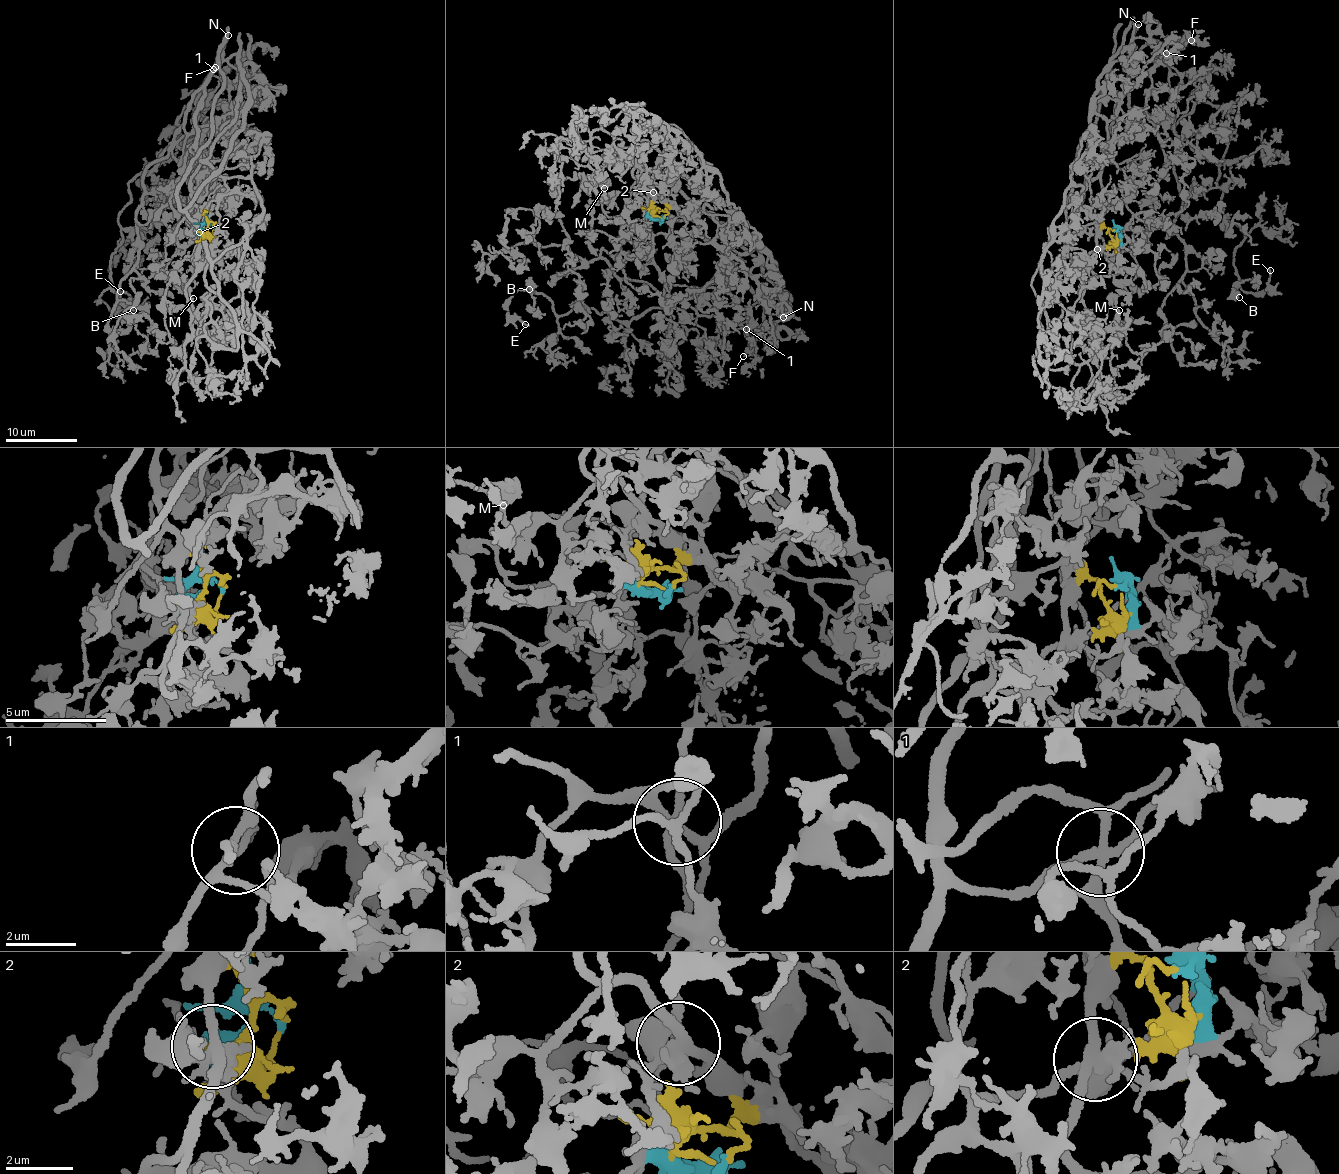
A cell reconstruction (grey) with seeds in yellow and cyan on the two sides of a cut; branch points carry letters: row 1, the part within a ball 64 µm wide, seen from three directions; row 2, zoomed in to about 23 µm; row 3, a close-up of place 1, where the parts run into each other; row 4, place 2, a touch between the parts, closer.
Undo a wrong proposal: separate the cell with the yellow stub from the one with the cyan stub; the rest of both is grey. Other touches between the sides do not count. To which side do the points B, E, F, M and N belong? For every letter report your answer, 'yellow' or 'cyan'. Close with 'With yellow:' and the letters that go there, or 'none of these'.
B: yellow
E: yellow
F: yellow
M: yellow
N: yellow
With yellow: B, E, F, M, N

